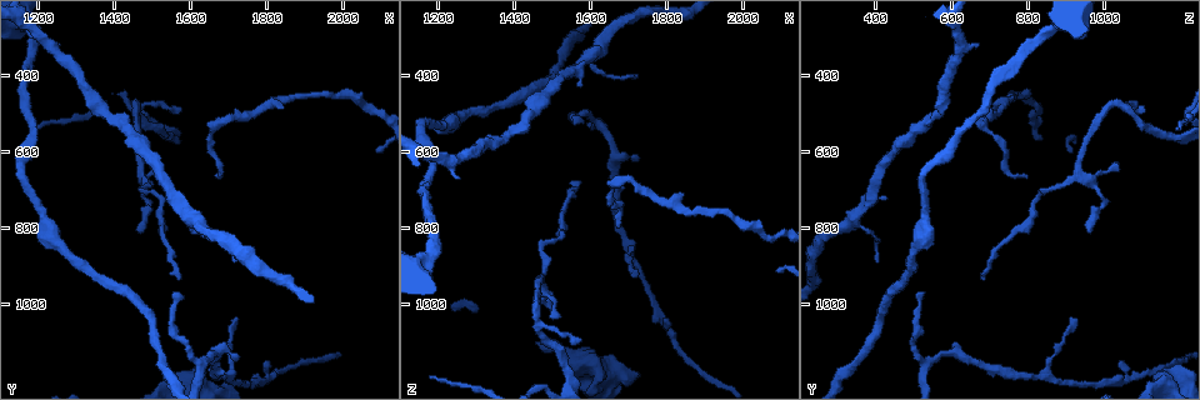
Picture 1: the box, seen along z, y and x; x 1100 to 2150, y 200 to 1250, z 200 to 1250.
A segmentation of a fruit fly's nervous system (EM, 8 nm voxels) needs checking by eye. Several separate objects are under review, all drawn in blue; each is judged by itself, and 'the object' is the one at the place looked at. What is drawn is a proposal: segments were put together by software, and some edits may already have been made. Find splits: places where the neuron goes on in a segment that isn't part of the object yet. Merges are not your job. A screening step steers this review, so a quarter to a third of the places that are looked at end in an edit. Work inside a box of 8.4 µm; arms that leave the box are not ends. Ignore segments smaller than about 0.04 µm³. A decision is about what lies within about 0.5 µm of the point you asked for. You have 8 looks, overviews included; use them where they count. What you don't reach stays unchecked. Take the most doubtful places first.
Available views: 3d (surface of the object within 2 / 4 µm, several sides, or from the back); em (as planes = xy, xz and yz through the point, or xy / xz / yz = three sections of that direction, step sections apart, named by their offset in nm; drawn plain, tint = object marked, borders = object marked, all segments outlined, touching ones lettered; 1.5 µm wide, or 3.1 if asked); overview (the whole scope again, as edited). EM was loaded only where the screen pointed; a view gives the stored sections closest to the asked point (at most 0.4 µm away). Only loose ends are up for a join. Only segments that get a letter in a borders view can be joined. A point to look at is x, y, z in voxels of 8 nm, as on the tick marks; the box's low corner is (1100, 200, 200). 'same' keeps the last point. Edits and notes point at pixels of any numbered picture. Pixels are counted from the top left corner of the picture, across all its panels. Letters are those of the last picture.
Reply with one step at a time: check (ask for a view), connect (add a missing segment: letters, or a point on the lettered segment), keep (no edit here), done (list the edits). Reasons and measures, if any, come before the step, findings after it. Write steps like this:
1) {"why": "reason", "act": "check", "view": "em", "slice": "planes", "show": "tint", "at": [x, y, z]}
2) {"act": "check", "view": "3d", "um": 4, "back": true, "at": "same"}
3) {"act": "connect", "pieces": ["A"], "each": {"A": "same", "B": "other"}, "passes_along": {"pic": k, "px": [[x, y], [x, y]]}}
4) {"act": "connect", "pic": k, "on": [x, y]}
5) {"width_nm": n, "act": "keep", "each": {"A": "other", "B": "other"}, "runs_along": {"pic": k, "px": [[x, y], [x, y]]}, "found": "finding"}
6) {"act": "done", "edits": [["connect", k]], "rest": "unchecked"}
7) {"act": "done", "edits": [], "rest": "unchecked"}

{"why": "tapers out", "act": "check", "view": "em", "slice": "planes", "show": "tint", "at": [1460, 805, 970]}

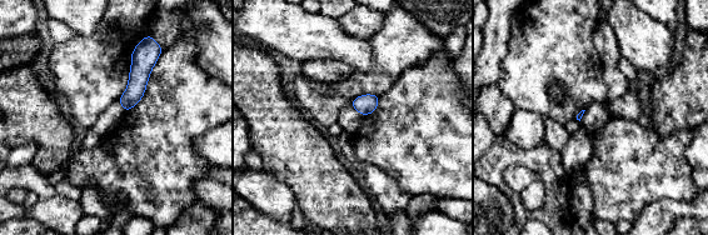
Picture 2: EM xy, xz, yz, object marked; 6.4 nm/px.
{"act": "check", "view": "em", "slice": "planes", "show": "borders", "at": "same"}

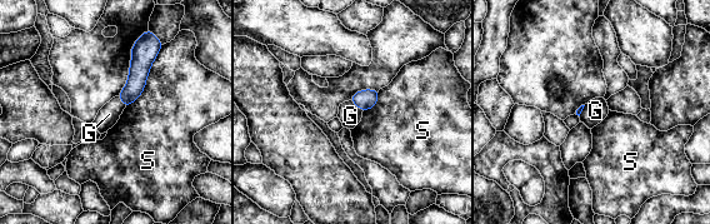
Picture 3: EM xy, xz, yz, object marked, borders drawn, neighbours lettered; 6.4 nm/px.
{"act": "keep", "each": {"G": "other", "S": "other"}, "border": {"pic": 3, "px": [[350, 100], [363, 110]]}, "found": "no lettered segment goes on from it"}

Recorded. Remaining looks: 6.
{"why": "free end", "act": "check", "view": "3d", "um": 4, "at": [1720, 890, 405]}

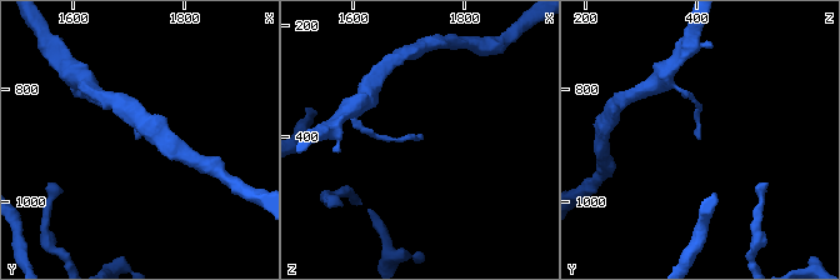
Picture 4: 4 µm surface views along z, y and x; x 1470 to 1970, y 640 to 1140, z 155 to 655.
{"act": "check", "view": "em", "slice": "planes", "show": "borders", "at": [1710, 885, 410]}

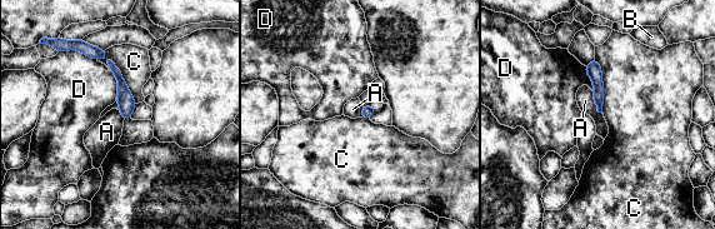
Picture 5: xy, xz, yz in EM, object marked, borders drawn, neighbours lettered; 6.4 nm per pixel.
{"width_nm": 70, "act": "keep", "each": {"A": "other", "B": "other", "C": "other", "D": "other"}, "runs_along": {"pic": 5, "px": [[84, 49], [101, 54], [116, 71], [126, 115]]}, "found": "no lettered segment goes on from it"}

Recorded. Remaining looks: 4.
{"why": "thin end", "act": "check", "view": "em", "slice": "planes", "show": "borders", "at": [1725, 1140, 625]}

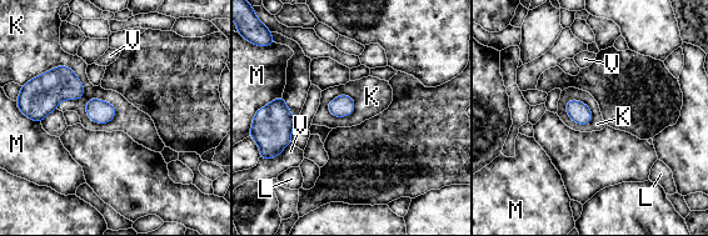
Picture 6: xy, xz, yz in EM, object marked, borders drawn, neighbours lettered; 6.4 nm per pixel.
{"act": "keep", "each": {"K": "other", "L": "other", "M": "other", "V": "other"}, "found": "no lettered segment goes on from it"}

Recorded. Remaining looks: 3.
{"act": "done", "edits": [], "rest": "unchecked"}

